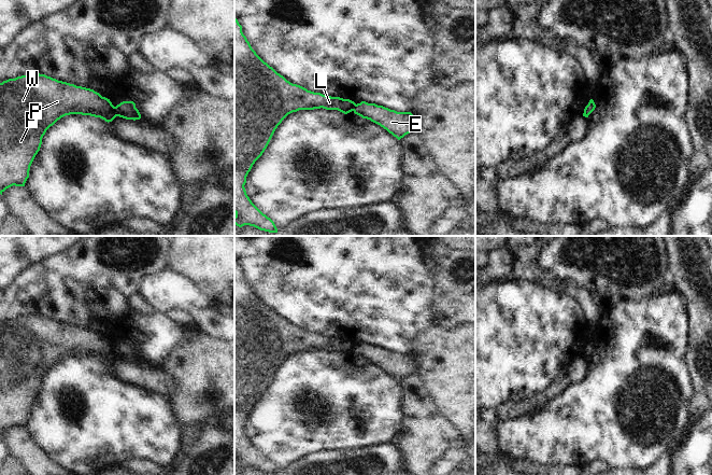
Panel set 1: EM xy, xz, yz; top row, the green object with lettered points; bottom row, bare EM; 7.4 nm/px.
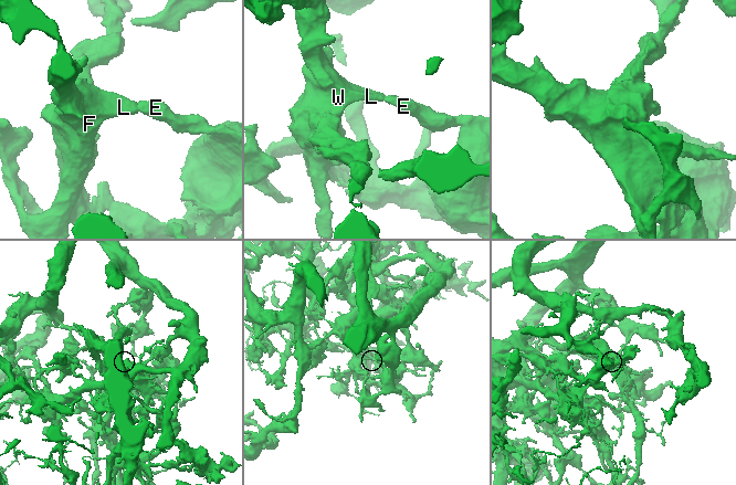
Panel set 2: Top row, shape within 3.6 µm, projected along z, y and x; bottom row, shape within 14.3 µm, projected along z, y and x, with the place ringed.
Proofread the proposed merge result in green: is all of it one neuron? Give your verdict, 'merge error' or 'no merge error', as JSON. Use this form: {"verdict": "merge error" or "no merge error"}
{"verdict": "merge error"}

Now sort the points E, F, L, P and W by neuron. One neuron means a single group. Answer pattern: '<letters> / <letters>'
E / F L P W

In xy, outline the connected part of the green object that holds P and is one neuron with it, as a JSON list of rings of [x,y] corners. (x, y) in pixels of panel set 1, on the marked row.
[[[28,74],[0,83],[0,194],[15,185],[25,186],[30,166],[40,151],[46,130],[70,114],[112,122],[117,115],[110,99],[94,89],[58,81],[45,74]]]

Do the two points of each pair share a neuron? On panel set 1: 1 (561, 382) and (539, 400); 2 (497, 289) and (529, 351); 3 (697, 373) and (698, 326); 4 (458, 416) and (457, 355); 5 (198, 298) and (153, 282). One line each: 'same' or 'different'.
1: same
2: same
3: same
4: same
5: same

